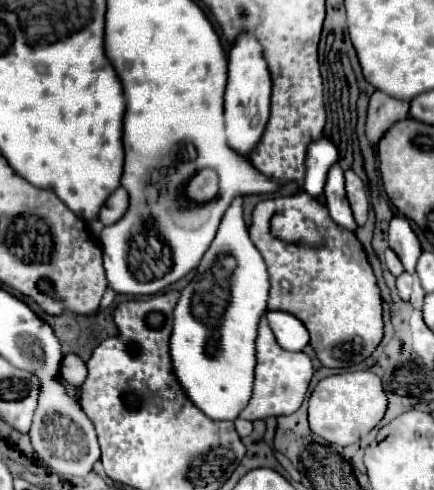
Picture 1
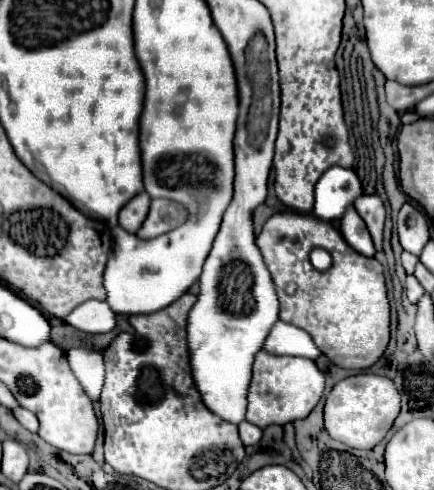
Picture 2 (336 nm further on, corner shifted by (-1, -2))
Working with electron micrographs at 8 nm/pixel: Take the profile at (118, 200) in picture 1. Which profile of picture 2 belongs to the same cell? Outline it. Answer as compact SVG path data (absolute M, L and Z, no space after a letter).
M146 192L136 194L118 214L118 222L124 230L128 232L136 232L140 228L140 224L144 222L144 216L148 214L148 206L150 206L150 196Z

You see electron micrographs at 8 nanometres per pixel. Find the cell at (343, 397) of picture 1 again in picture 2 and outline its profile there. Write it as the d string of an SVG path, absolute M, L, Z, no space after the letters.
M356 374L340 380L330 390L324 406L324 428L334 440L346 444L348 448L370 450L386 436L398 412L400 394L390 378L376 374Z

